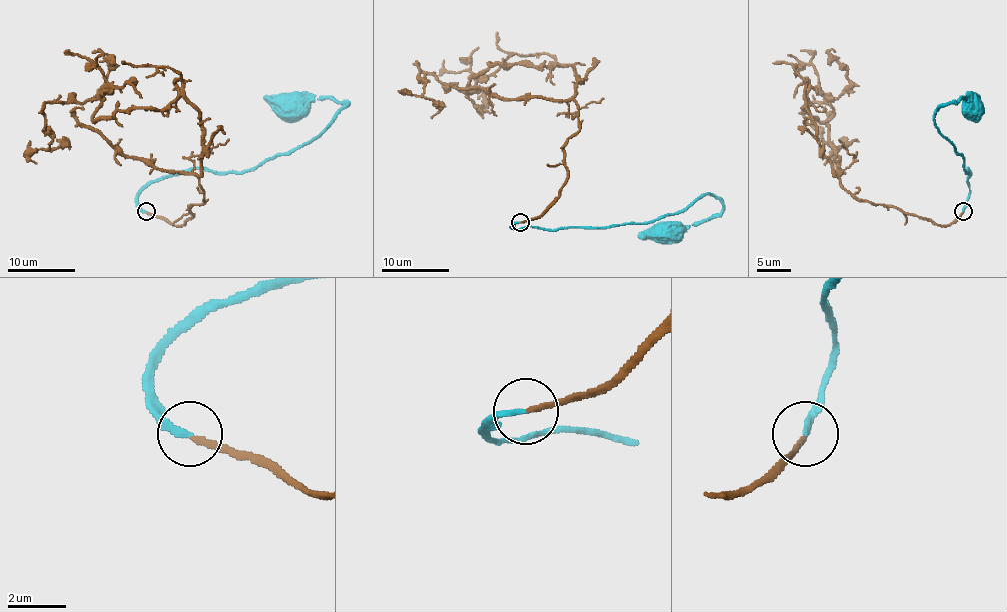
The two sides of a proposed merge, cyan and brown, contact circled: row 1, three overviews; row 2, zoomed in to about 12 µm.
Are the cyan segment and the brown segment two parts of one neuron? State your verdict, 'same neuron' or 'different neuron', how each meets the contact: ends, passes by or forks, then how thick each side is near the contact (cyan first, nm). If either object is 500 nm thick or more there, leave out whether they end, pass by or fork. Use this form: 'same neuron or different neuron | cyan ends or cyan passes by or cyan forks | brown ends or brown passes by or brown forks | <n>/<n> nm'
same neuron | cyan ends | brown ends | 200/180 nm

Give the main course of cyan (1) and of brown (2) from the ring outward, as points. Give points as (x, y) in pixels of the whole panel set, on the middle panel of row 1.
1: (521, 222), (512, 227), (648, 223), (683, 211), (702, 195), (722, 203), (719, 213), (671, 223), (670, 230)
2: (521, 222), (566, 178), (575, 69), (489, 63), (468, 93), (418, 63), (431, 118)

